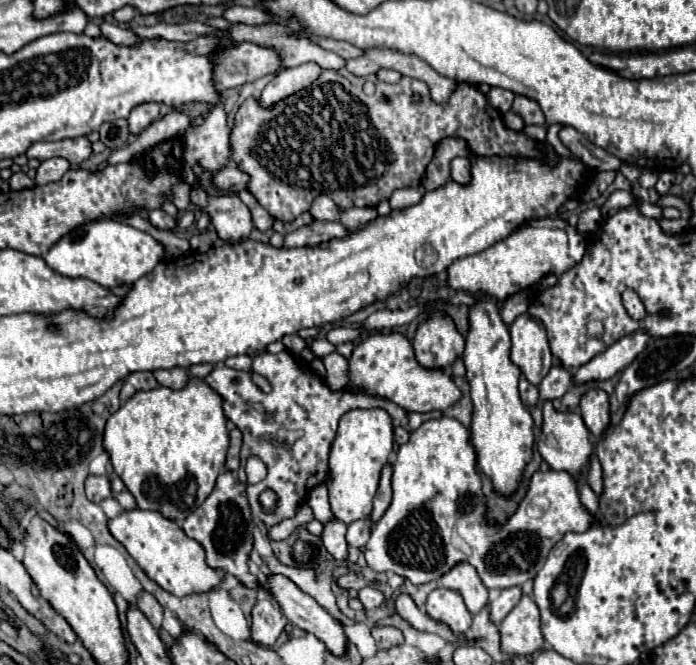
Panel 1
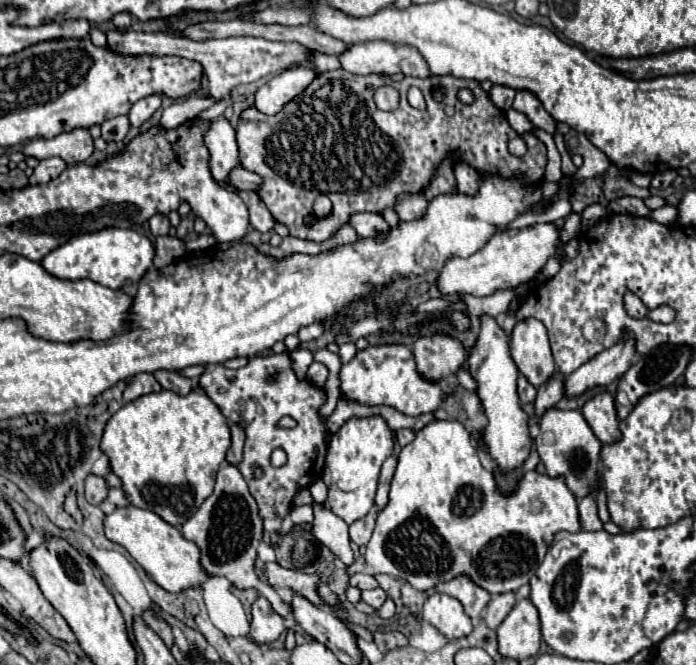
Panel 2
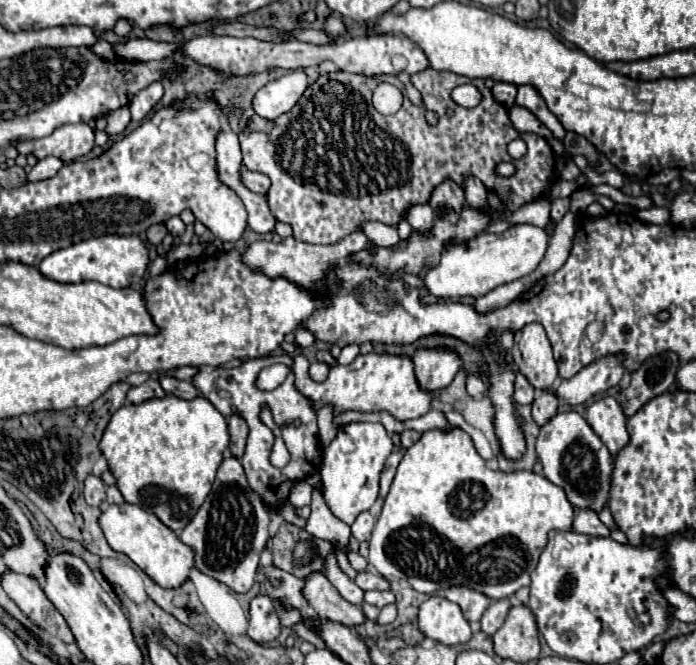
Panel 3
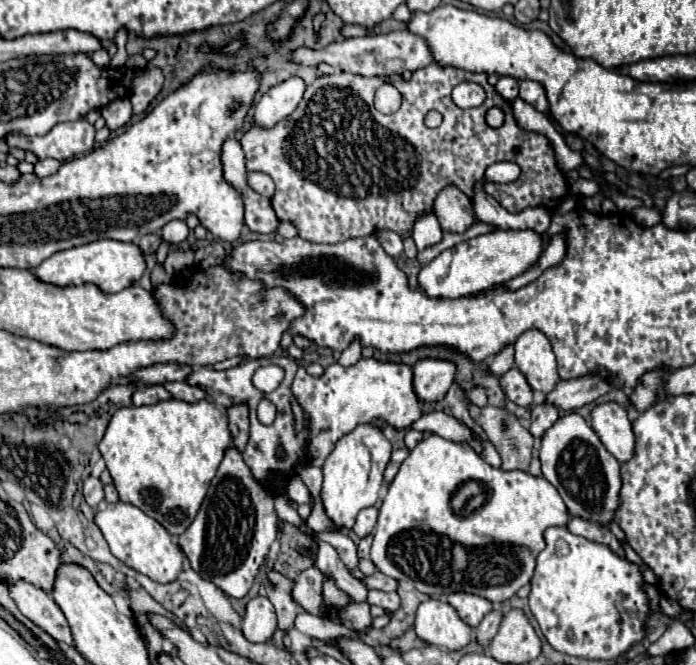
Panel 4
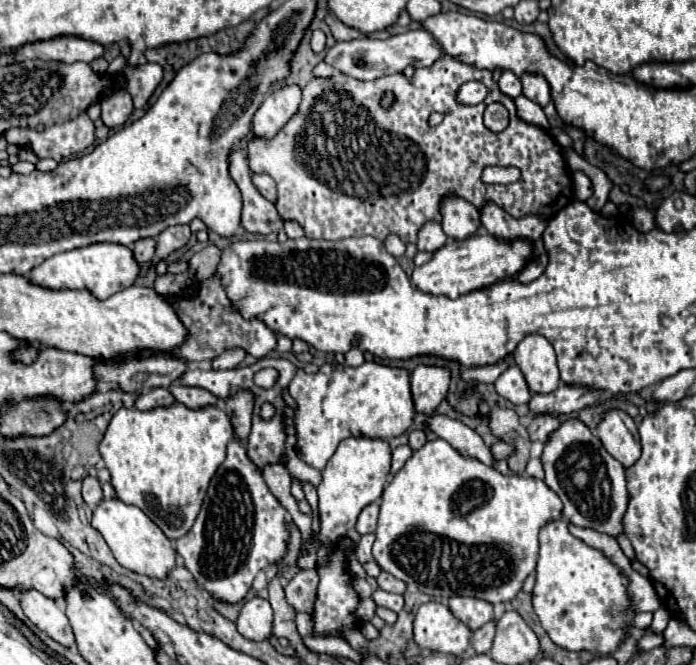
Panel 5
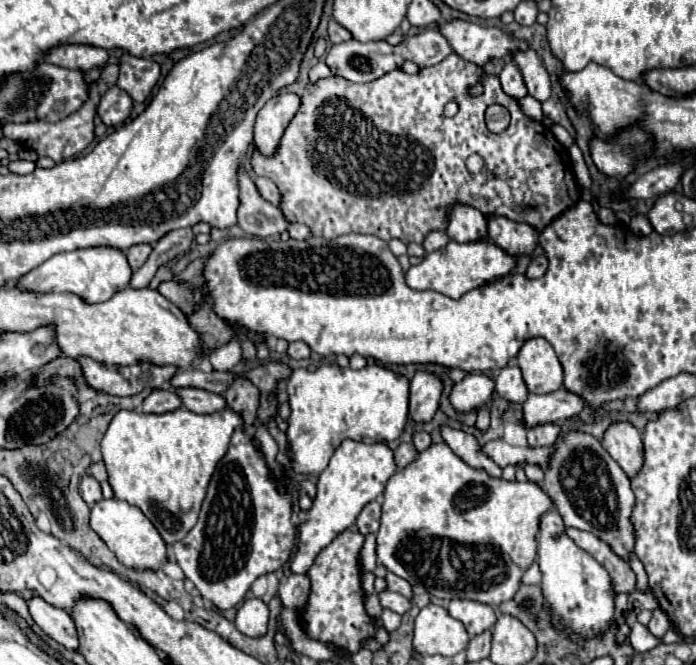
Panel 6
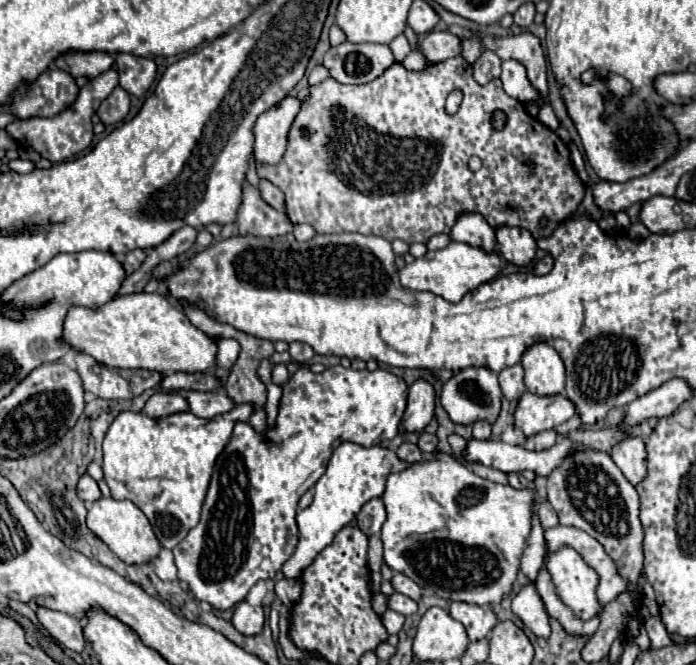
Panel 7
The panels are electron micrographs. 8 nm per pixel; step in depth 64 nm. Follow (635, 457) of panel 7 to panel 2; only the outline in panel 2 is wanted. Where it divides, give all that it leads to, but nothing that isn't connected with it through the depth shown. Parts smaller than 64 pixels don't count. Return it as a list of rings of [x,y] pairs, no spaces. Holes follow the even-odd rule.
[[[600,392],[594,398],[590,398],[582,406],[582,414],[600,442],[610,444],[618,440],[620,430],[618,430],[616,406],[614,406],[614,398],[608,392]]]

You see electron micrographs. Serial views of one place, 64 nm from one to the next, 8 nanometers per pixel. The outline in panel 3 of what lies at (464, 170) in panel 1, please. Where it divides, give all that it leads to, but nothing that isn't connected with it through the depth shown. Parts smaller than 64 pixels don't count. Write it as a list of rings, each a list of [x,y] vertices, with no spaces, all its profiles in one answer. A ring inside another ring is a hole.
[[[468,176],[468,180],[464,180],[462,184],[466,202],[474,208],[484,208],[486,206],[486,188],[480,180],[476,180],[476,176]]]

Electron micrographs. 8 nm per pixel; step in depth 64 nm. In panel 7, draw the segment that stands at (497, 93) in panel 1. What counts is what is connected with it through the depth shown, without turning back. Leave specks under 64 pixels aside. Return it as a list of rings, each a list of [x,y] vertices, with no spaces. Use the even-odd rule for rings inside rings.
[[[504,60],[502,62],[502,74],[500,74],[500,80],[504,84],[504,92],[520,102],[530,102],[530,100],[536,100],[540,102],[542,98],[538,96],[538,92],[532,88],[528,76],[526,76],[526,68],[516,62],[516,60]]]

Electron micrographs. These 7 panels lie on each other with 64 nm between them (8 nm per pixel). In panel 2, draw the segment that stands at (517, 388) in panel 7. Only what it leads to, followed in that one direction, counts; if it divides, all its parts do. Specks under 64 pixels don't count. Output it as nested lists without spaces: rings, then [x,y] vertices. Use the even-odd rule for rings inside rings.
[[[522,374],[518,378],[518,394],[520,394],[522,404],[530,404],[530,402],[536,400],[536,388]]]

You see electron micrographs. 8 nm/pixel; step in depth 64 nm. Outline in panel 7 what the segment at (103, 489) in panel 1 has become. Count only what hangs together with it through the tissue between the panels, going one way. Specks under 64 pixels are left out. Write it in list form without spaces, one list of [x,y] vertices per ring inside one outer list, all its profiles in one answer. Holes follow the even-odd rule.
[[[84,474],[82,478],[80,478],[80,482],[78,482],[78,496],[86,502],[86,504],[92,504],[92,502],[96,502],[102,494],[100,494],[100,488],[98,488],[98,484],[96,484],[96,480],[92,478],[92,476],[88,476],[88,474]]]

